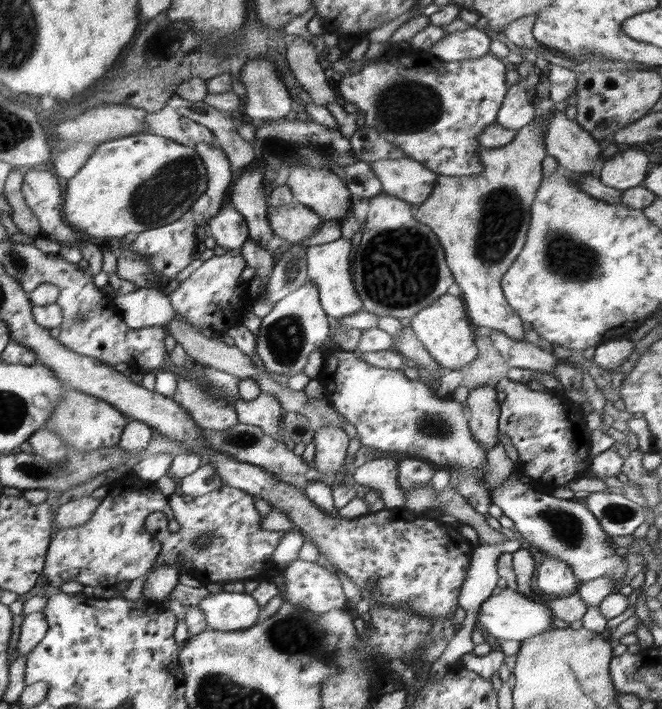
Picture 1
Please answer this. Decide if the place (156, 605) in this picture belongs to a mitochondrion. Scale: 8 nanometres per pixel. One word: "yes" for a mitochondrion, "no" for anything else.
no

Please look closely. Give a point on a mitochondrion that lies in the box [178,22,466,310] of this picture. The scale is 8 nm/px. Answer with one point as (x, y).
(404, 107)

